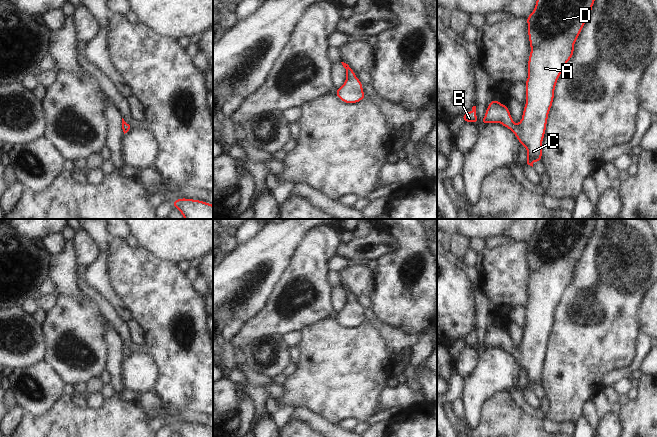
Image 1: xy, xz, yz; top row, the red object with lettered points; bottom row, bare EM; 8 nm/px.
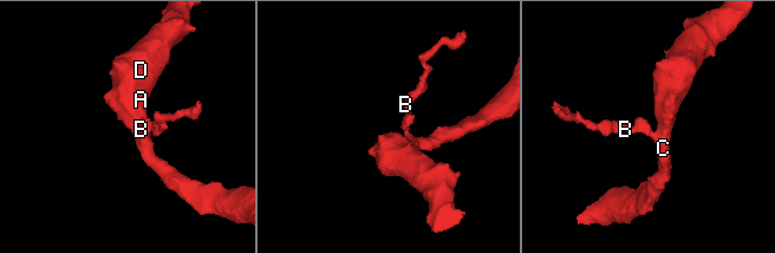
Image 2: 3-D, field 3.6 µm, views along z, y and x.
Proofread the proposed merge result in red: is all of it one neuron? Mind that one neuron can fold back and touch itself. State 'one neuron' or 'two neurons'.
one neuron

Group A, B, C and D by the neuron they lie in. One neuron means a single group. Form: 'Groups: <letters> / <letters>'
Groups: A B C D.

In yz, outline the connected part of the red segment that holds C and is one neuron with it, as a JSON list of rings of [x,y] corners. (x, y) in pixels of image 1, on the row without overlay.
[[[538,219],[533,236],[526,241],[528,248],[528,262],[531,276],[528,282],[528,302],[526,309],[526,328],[522,337],[522,343],[518,348],[513,346],[508,330],[492,324],[486,333],[481,347],[500,347],[511,354],[517,361],[520,369],[524,369],[527,374],[527,388],[533,391],[533,386],[541,386],[542,365],[546,357],[548,338],[554,325],[554,315],[556,307],[562,297],[563,292],[574,278],[574,268],[578,263],[595,227],[596,219]]]

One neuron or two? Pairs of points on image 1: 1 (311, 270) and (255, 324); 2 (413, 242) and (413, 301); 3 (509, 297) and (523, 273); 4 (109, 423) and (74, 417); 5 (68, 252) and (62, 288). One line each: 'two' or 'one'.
1: one
2: one
3: one
4: one
5: one

